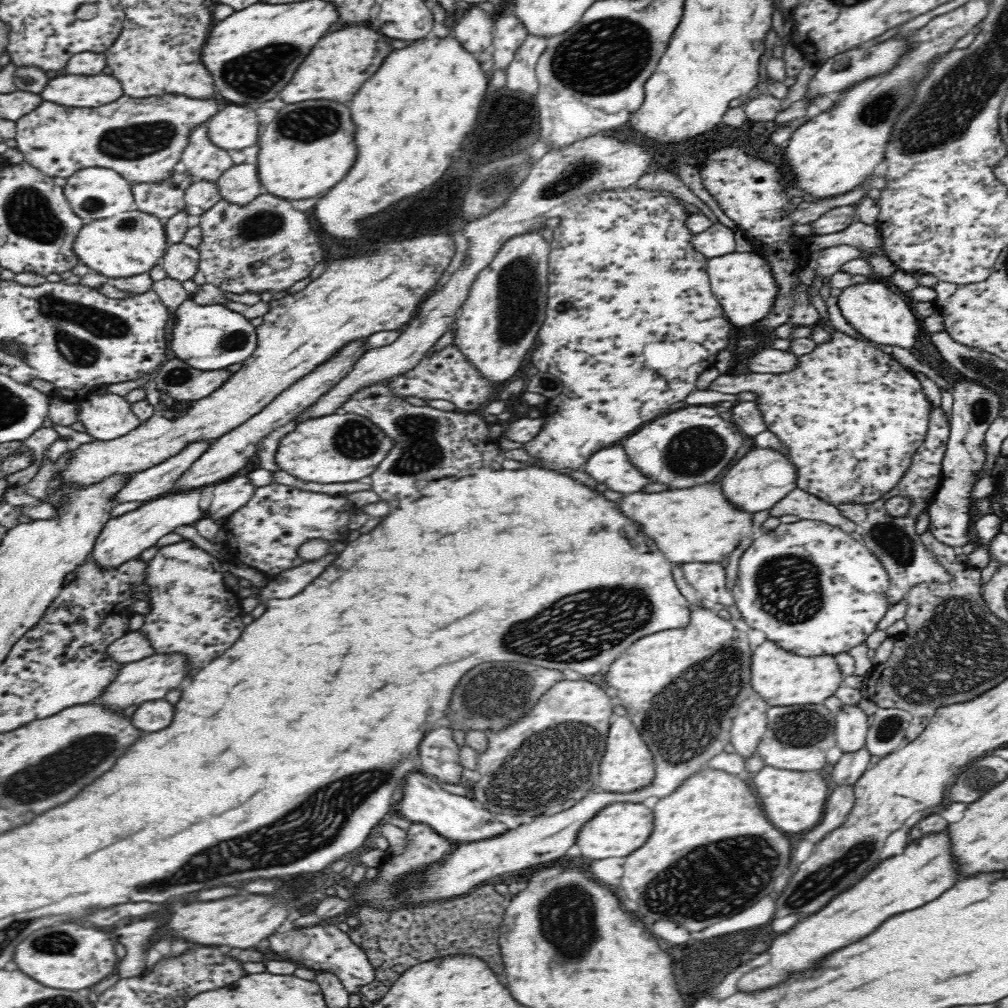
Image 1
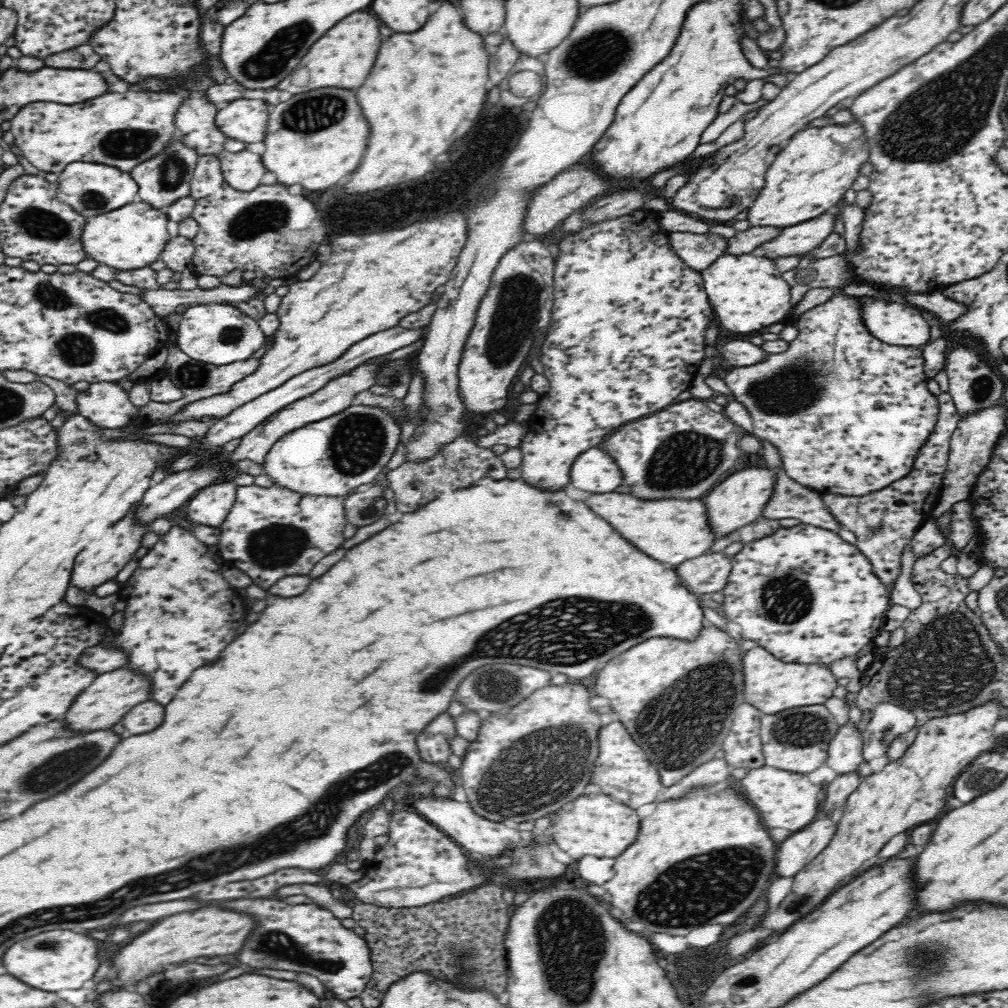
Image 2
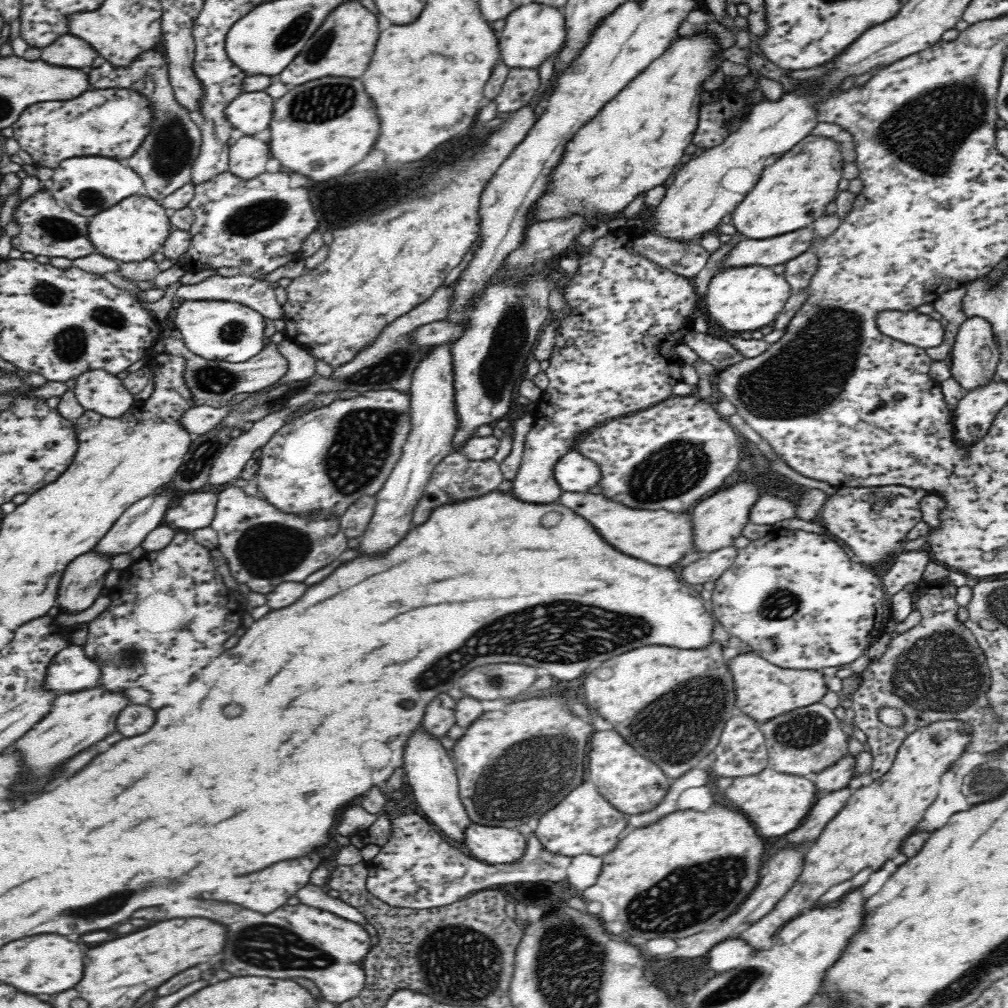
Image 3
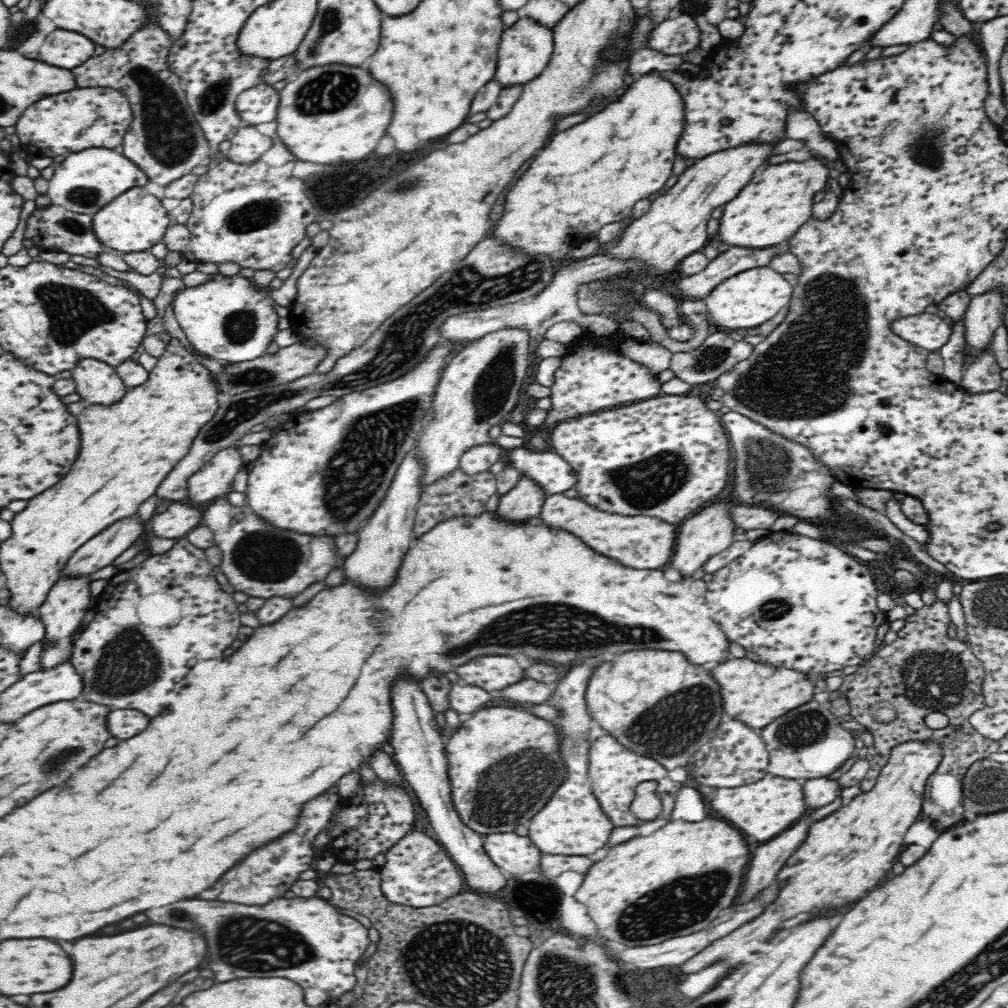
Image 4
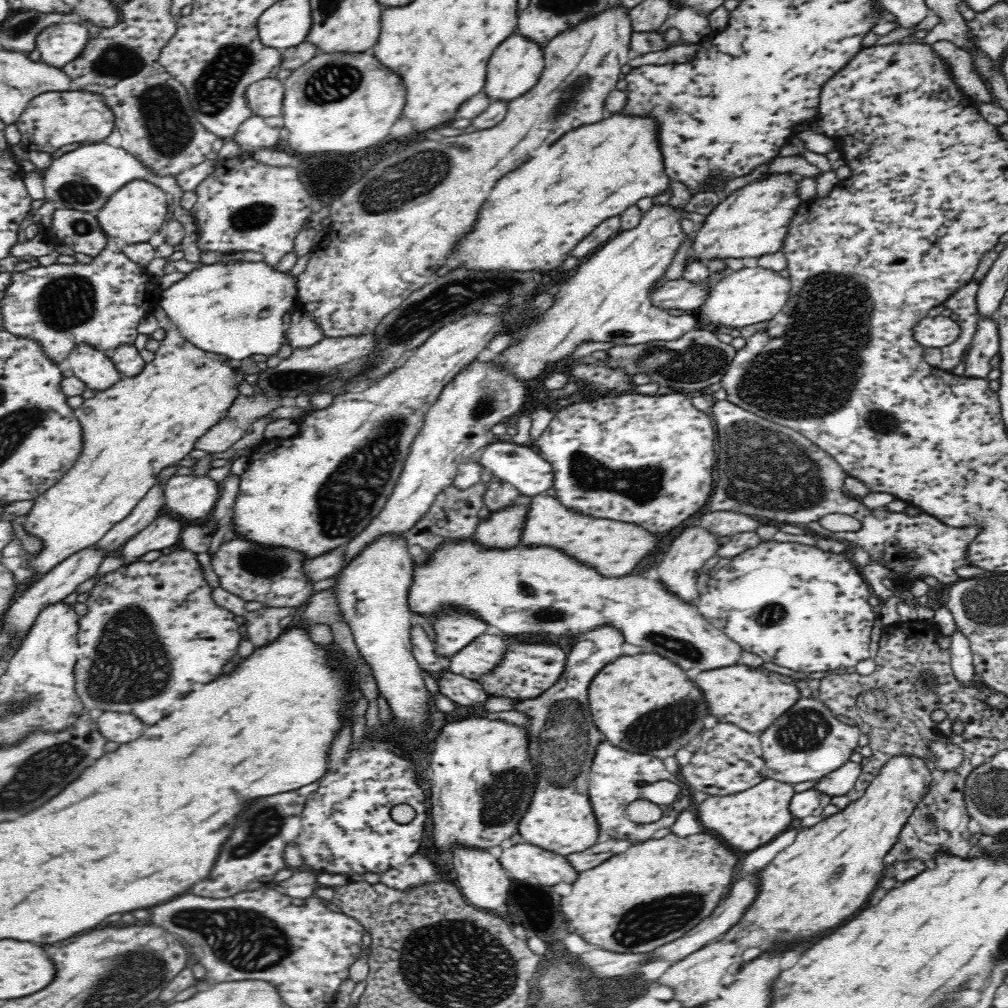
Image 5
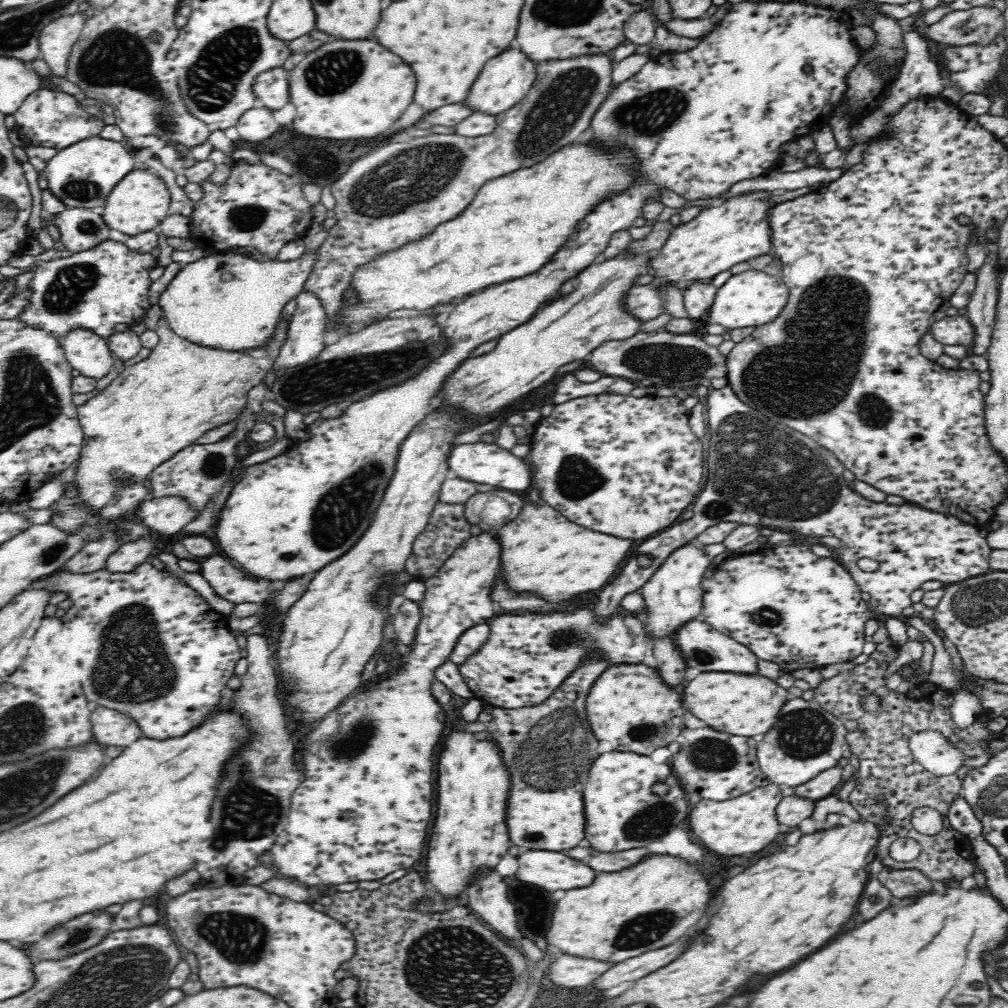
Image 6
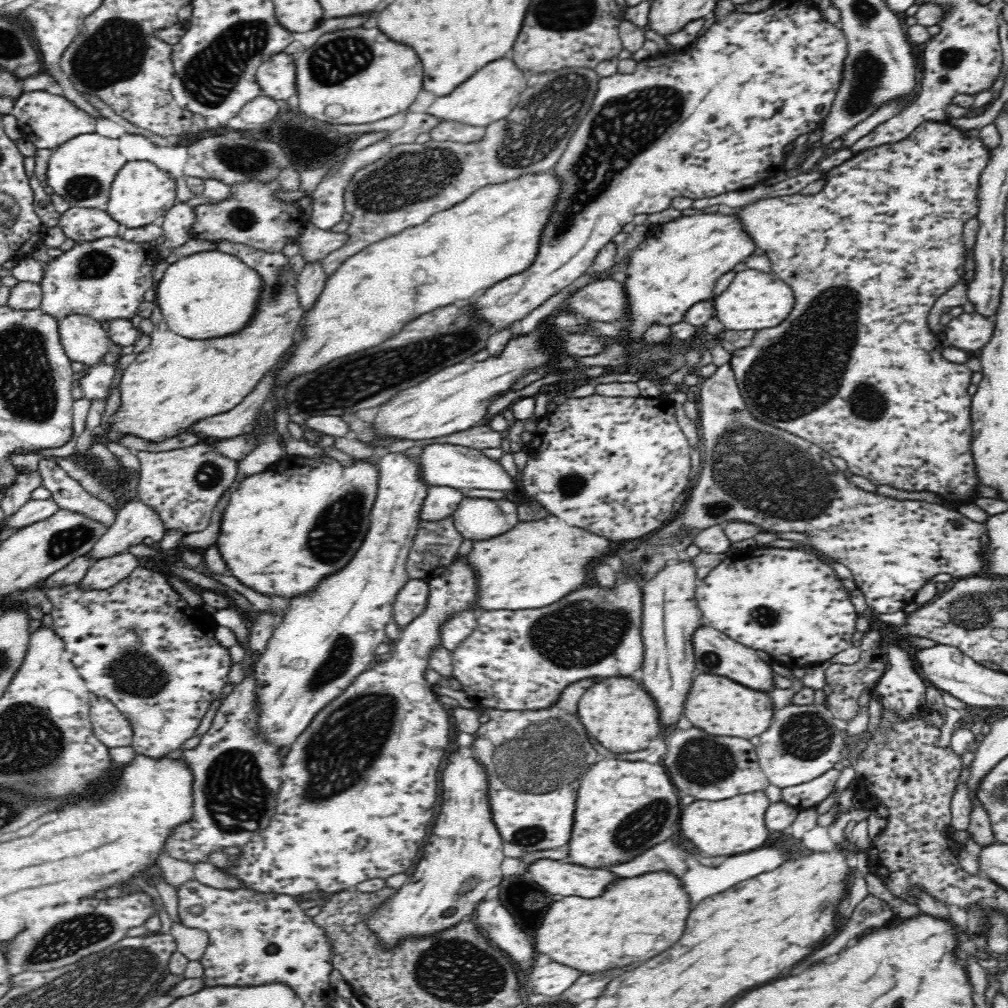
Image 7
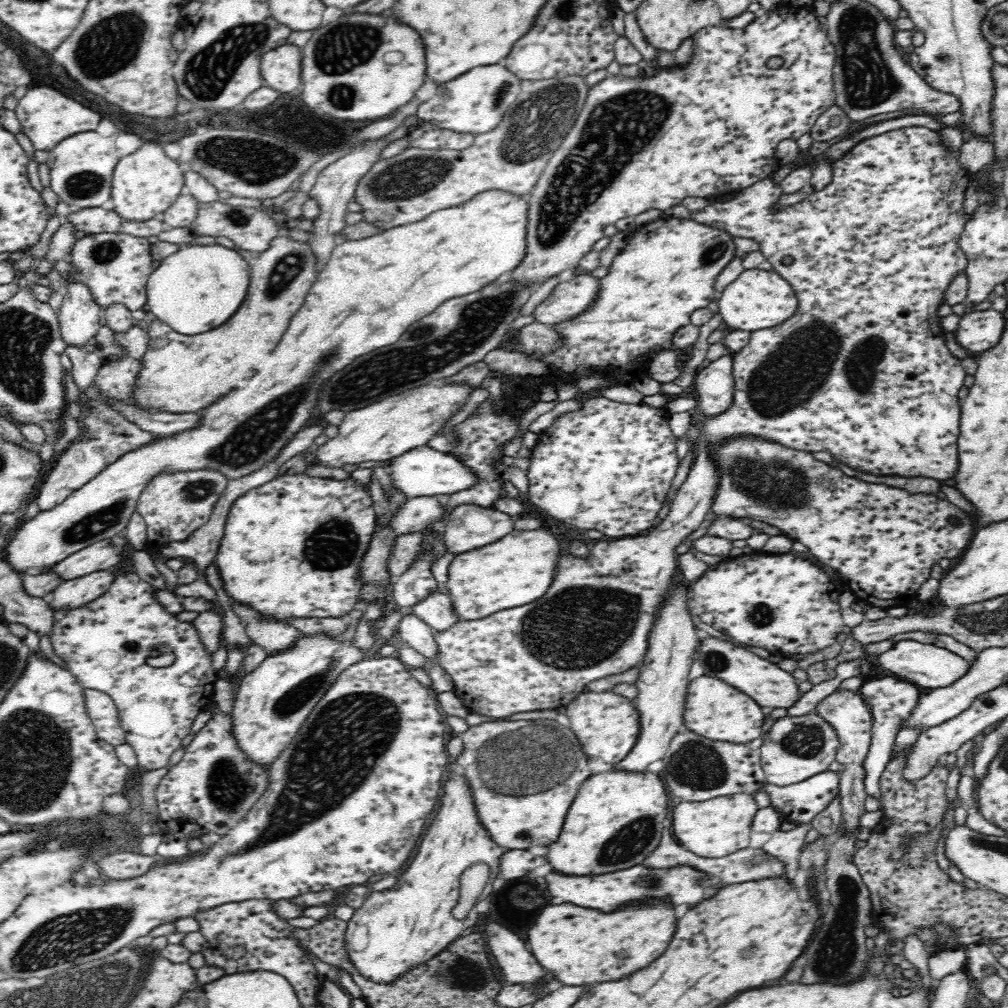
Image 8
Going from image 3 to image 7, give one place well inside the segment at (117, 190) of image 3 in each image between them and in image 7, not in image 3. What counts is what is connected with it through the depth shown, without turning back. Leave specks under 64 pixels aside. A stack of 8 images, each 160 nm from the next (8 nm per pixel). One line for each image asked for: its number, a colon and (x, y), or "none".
4: (84, 182)
5: (83, 179)
6: (83, 175)
7: (81, 171)

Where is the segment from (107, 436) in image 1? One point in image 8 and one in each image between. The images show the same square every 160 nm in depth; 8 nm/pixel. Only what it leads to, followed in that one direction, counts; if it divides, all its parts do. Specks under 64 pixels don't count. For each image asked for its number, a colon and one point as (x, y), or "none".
2: (105, 405)
3: (97, 390)
4: (96, 382)
5: (94, 368)
6: (88, 353)
7: (84, 340)
8: (79, 318)

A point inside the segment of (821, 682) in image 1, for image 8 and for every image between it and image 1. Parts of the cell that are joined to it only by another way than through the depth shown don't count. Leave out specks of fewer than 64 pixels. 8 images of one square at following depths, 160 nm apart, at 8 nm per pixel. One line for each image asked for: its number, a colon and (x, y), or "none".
2: (772, 685)
3: (764, 691)
4: (756, 693)
5: (752, 699)
6: (740, 704)
7: (721, 707)
8: (714, 710)

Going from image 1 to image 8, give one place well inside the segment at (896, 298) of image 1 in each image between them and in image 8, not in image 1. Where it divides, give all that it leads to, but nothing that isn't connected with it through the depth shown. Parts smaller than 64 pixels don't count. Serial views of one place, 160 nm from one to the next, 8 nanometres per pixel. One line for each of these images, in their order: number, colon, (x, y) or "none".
2: (896, 324)
3: (908, 326)
4: (926, 330)
5: (938, 331)
6: (951, 330)
7: (969, 331)
8: (977, 331)

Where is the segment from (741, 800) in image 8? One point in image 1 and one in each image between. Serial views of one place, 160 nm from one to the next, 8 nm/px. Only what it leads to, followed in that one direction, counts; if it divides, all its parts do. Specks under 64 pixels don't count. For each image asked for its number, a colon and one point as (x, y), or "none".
1: (794, 801)
2: (788, 800)
3: (777, 803)
4: (762, 810)
5: (748, 820)
6: (741, 826)
7: (718, 829)

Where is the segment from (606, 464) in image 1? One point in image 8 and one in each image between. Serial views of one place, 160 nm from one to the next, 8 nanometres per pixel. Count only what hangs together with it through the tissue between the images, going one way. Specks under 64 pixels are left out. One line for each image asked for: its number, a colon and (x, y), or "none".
2: (596, 471)
3: (575, 473)
4: (554, 475)
5: (523, 467)
6: (484, 462)
7: (457, 466)
8: (423, 471)

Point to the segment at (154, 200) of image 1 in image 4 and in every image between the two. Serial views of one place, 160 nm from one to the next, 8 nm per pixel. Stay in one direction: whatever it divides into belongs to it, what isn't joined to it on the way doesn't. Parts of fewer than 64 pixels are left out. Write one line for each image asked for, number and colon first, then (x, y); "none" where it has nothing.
2: (164, 179)
3: (164, 160)
4: (165, 140)

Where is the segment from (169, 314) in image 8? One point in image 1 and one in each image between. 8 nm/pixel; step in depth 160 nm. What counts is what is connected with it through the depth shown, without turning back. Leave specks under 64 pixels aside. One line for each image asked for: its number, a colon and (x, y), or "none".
1: (208, 337)
2: (218, 334)
3: (215, 330)
4: (227, 319)
5: (235, 310)
6: (224, 301)
7: (210, 294)

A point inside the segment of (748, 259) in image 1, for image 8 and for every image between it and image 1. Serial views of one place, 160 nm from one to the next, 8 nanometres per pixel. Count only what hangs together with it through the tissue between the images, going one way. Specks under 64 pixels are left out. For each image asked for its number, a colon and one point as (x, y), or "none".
2: (748, 293)
3: (741, 298)
4: (745, 300)
5: (748, 295)
6: (752, 298)
7: (753, 301)
8: (757, 299)

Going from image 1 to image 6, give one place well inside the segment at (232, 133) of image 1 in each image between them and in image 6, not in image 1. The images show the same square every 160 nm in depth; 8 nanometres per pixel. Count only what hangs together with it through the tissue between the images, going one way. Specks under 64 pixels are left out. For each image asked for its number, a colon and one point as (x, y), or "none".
2: (246, 120)
3: (251, 113)
4: (259, 104)
5: (265, 98)
6: (271, 89)

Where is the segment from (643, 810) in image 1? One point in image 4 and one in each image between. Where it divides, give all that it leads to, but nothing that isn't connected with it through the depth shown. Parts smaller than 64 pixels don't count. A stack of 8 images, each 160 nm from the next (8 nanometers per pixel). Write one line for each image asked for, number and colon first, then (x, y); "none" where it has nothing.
2: (601, 826)
3: (584, 822)
4: (573, 824)

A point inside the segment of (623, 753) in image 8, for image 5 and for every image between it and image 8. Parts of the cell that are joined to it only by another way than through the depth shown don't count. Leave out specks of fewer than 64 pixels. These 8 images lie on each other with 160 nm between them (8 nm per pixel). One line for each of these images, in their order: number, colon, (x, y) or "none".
5: (646, 701)
6: (630, 706)
7: (618, 711)

